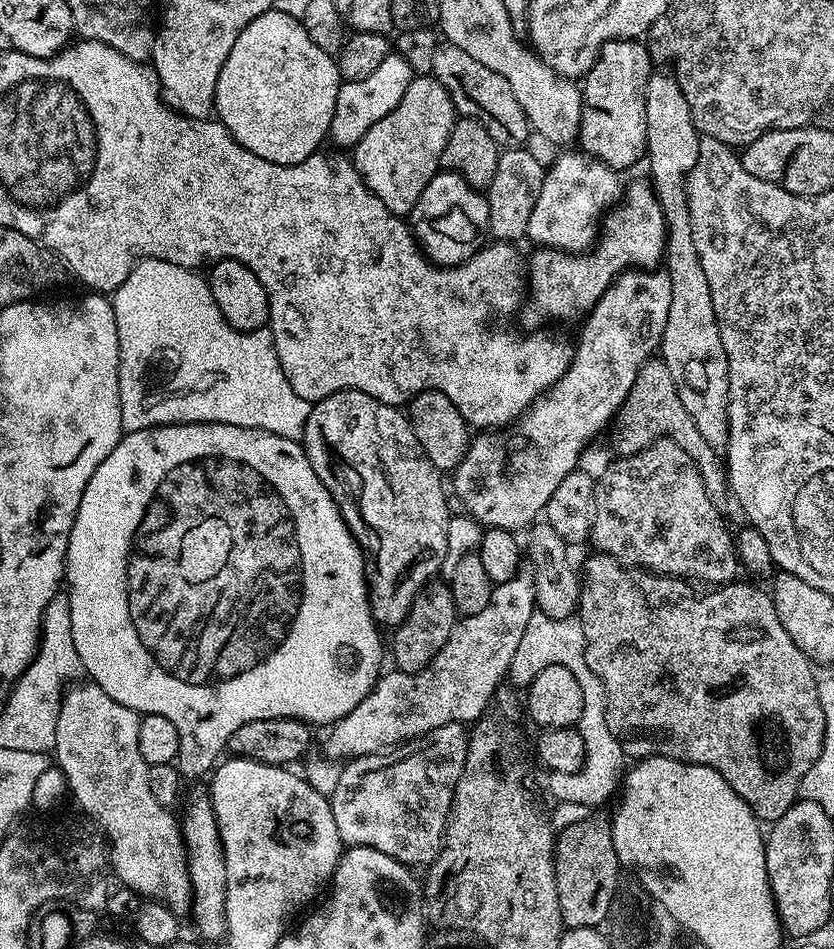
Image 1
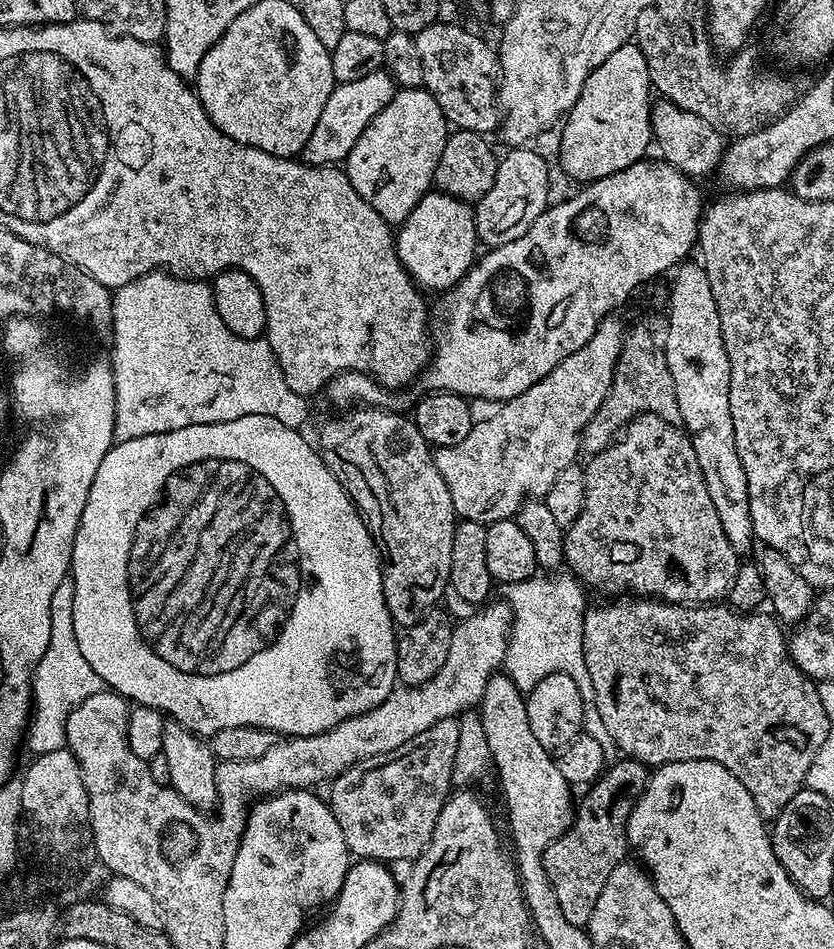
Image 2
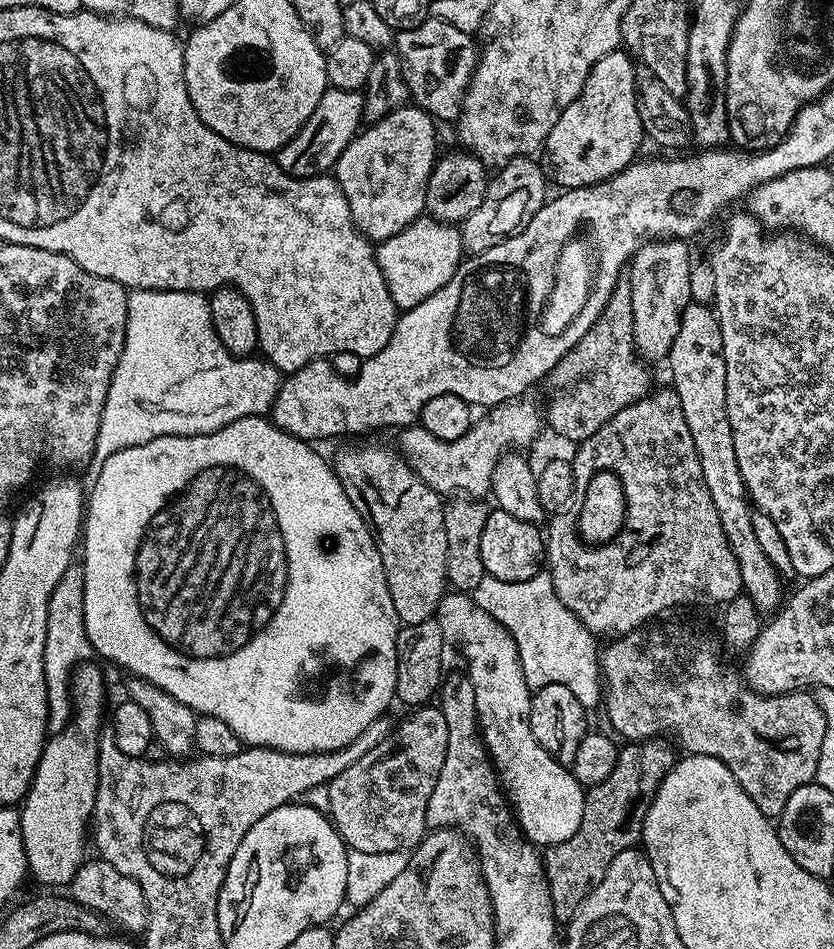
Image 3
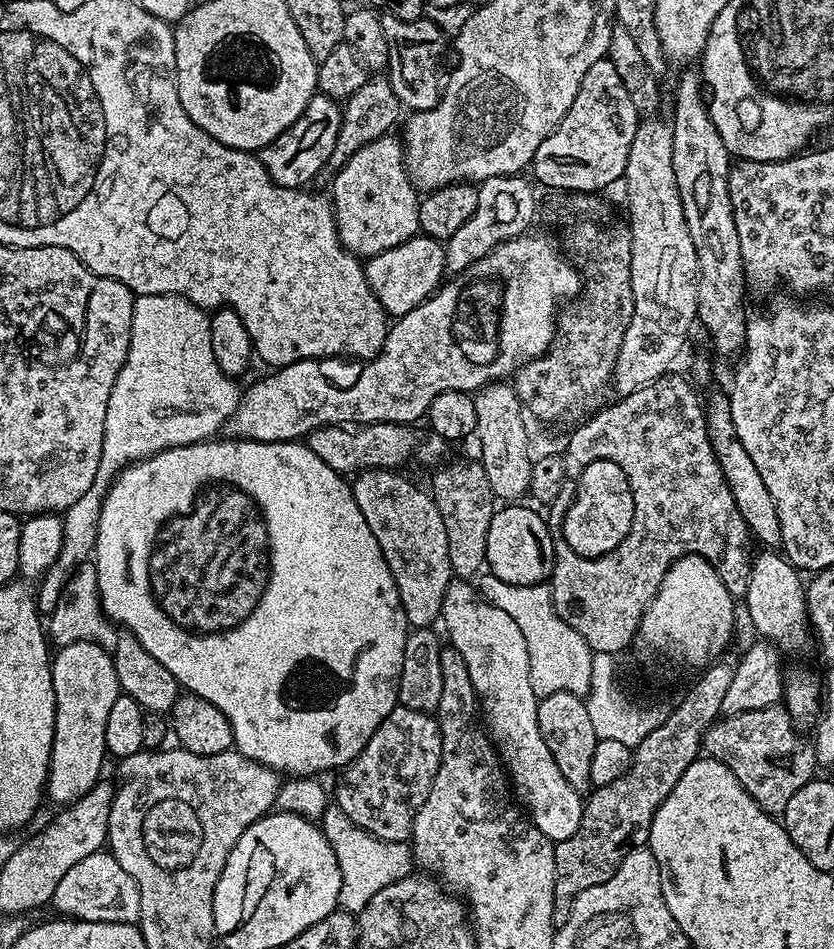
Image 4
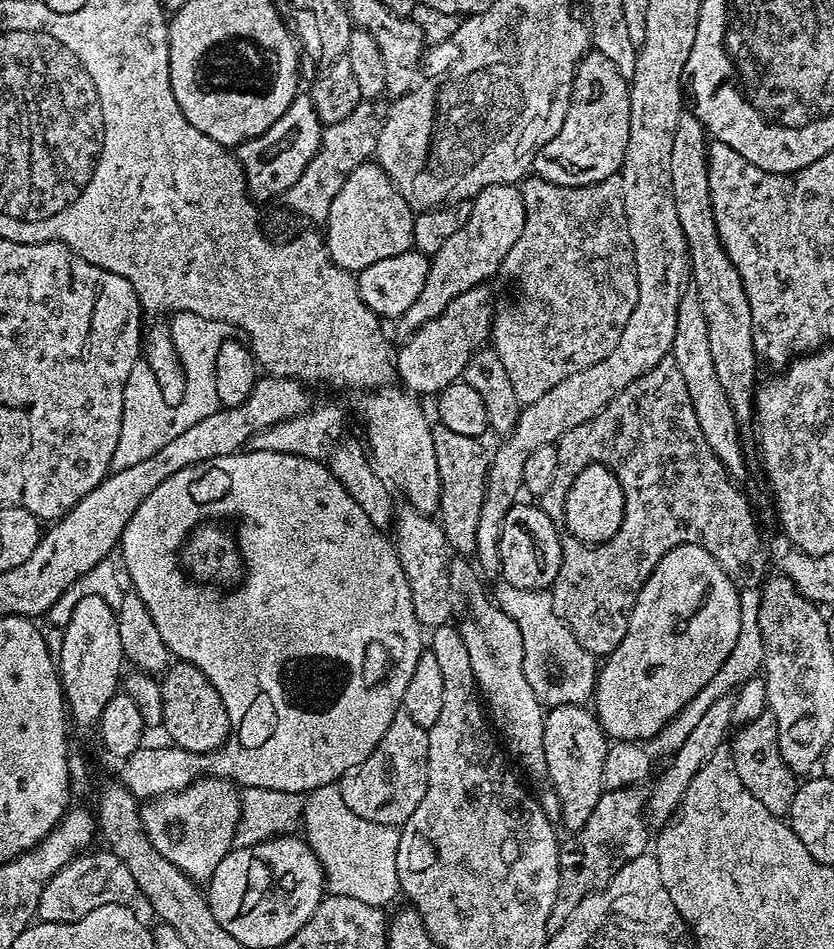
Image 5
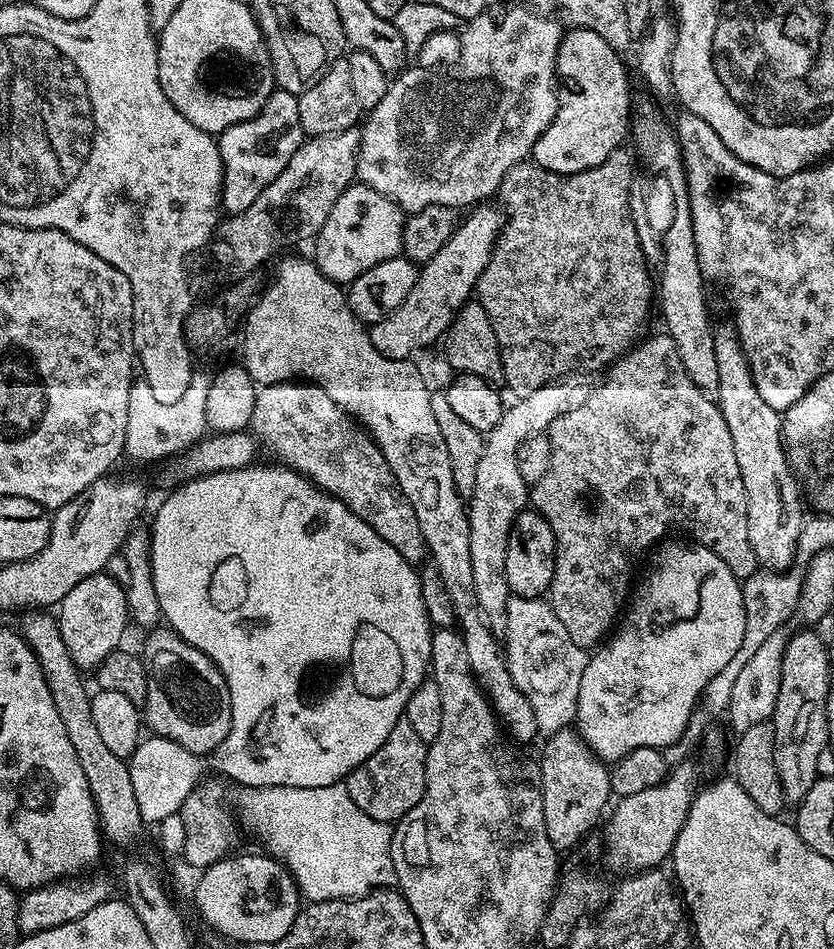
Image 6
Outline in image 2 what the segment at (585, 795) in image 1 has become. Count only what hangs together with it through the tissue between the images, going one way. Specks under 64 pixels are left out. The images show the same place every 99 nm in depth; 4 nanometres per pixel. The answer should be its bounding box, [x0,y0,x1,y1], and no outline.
[503,574,613,753]

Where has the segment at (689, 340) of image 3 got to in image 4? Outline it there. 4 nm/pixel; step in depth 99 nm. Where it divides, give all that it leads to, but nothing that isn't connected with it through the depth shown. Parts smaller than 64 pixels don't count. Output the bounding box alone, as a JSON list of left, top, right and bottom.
[742,550,810,653]

